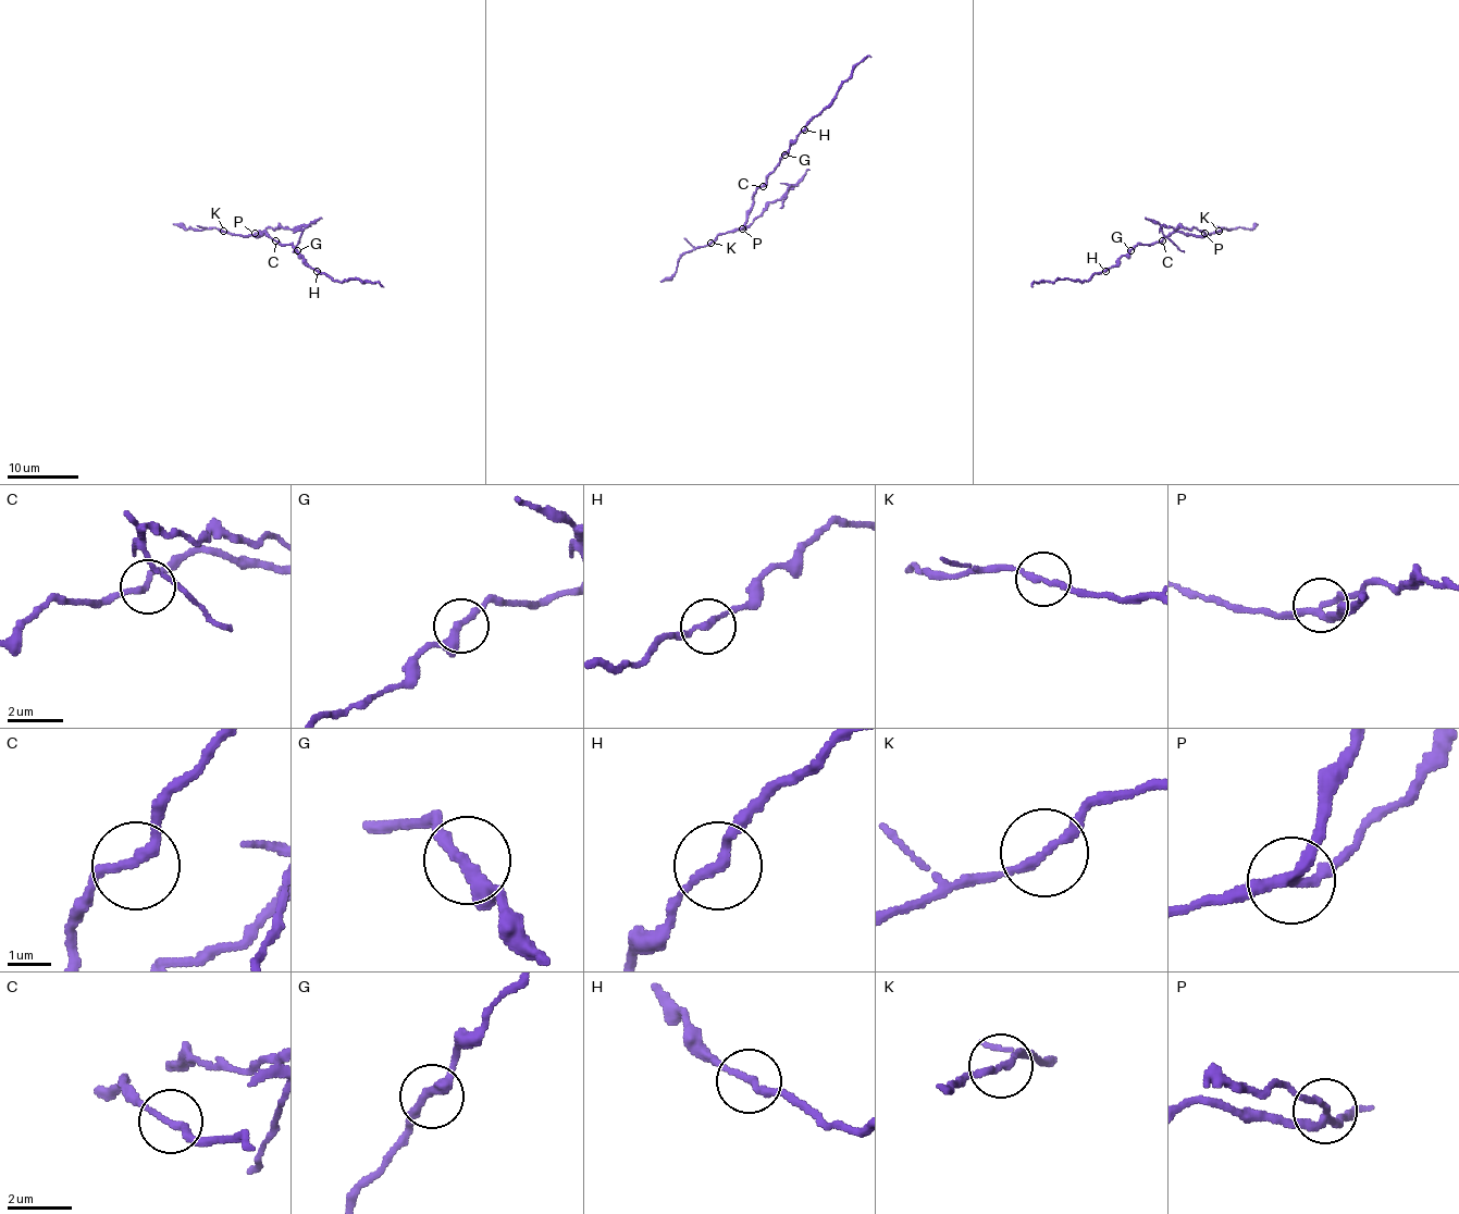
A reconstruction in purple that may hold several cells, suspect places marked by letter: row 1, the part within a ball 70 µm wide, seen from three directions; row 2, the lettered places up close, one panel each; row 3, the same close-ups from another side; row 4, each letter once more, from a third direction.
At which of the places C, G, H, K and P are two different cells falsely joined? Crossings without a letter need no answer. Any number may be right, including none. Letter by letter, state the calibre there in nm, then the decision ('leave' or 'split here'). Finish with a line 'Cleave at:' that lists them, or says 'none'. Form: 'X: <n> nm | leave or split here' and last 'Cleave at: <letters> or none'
C: 200 nm | leave
G: 240 nm | leave
H: 200 nm | leave
K: 200 nm | split here
P: 240 nm | split here
Cleave at: K, P

